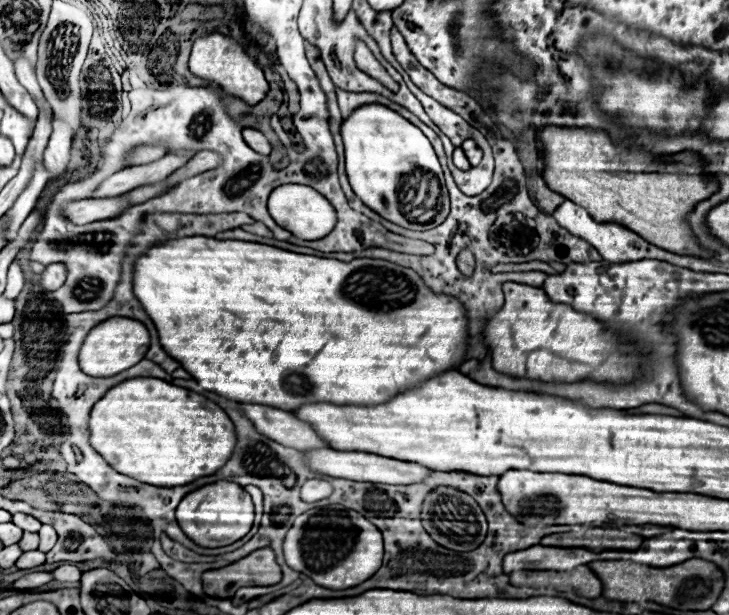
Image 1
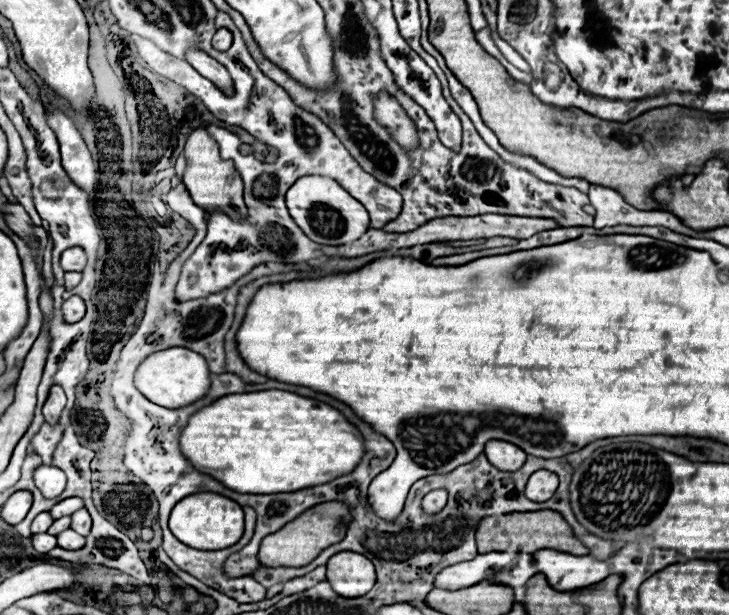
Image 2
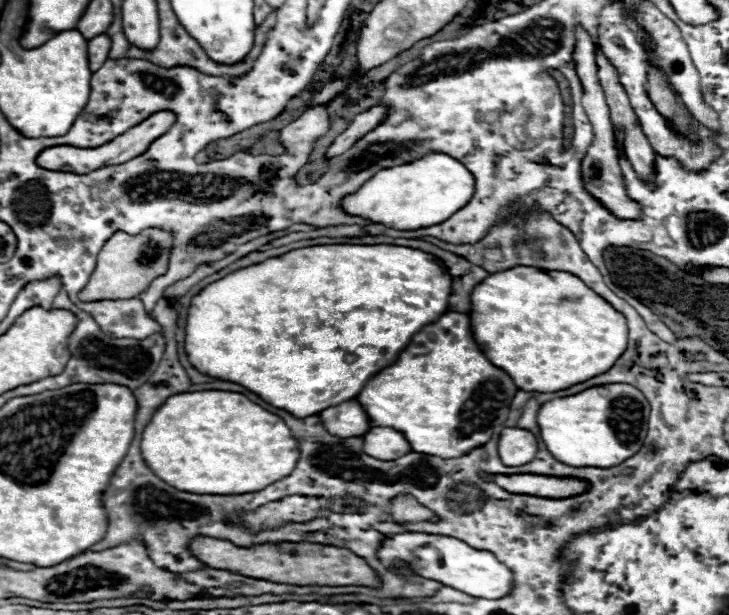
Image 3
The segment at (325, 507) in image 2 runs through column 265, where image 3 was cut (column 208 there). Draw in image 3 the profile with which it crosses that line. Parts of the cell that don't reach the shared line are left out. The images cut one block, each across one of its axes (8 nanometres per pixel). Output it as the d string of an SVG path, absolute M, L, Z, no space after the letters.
M196 538L190 544L190 548L196 554L196 558L210 568L230 570L260 580L276 580L280 584L296 584L296 586L332 584L332 586L370 586L370 588L380 588L382 584L380 576L376 576L376 572L366 564L366 560L354 556L354 552L346 548L342 550L324 548L322 544L310 544L310 542L294 542L294 544L280 542L280 544L240 548L228 540L216 540L216 538Z

